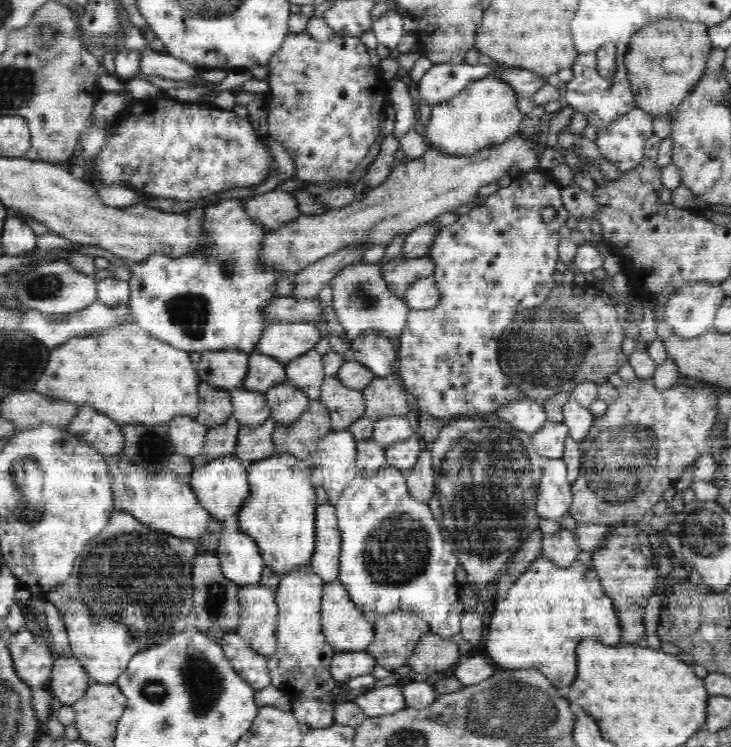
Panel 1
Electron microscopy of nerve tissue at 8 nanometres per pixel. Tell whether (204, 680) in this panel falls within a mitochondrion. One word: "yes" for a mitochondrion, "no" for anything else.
yes

